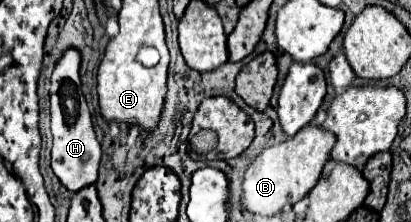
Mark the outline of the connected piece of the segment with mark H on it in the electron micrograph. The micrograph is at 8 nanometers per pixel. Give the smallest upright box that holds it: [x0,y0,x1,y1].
[50,49,100,193]

